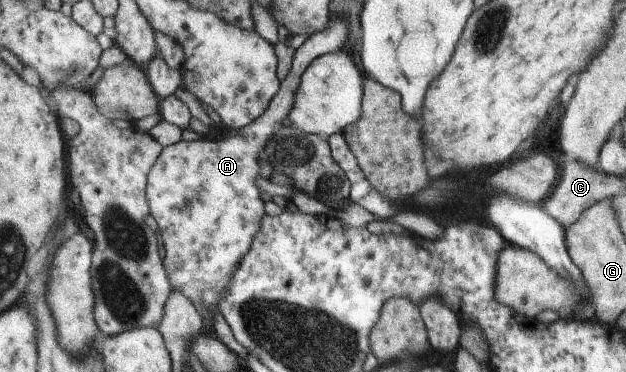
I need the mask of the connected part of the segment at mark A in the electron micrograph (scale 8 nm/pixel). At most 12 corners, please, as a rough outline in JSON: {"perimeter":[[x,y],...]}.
{"perimeter":[[347,19],[308,37],[266,113],[234,137],[163,147],[151,216],[171,285],[204,322],[264,214],[258,158],[306,69]]}

